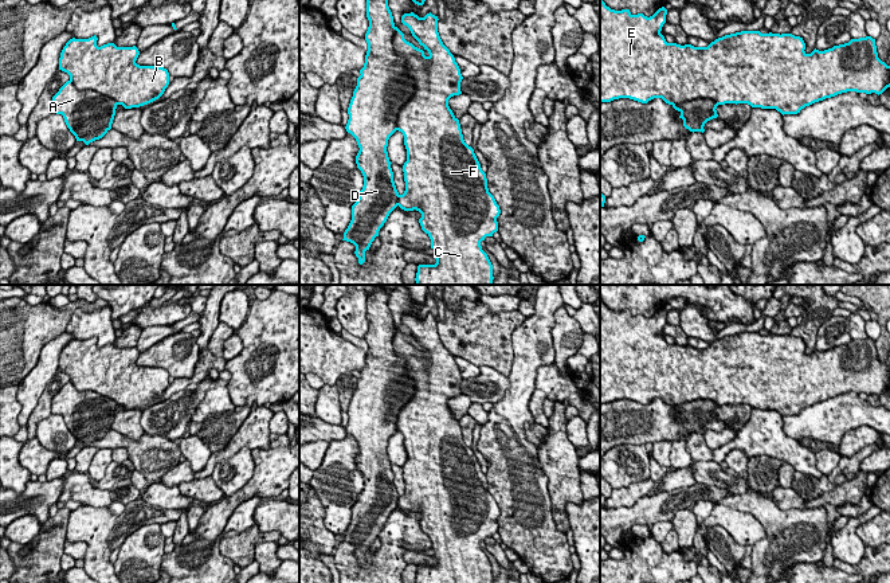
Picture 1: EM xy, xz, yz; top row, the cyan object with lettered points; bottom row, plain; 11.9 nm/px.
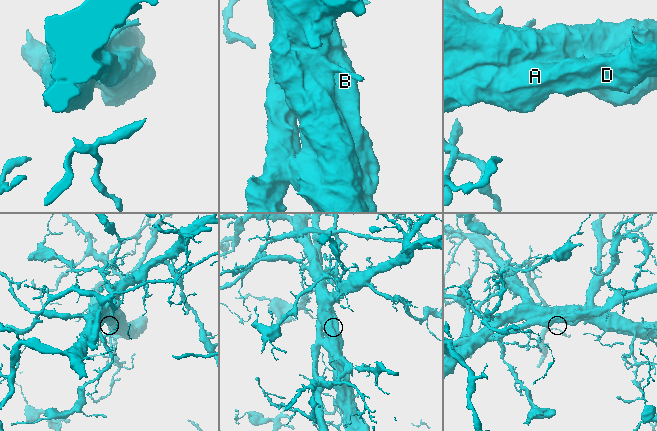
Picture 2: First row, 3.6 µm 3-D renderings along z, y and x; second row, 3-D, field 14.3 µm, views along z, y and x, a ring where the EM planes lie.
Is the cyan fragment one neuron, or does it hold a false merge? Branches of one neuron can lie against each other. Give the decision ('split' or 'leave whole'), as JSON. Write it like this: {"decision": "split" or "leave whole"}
{"decision": "split"}

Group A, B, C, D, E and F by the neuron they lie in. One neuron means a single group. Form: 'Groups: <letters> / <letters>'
Groups: A D / B C E F

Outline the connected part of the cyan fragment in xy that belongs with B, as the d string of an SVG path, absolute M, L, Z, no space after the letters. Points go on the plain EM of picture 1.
M95 336L72 339L60 353L59 371L70 376L78 391L94 391L125 410L148 406L164 395L169 386L166 369L137 365L136 347L107 344L98 348L97 341Z

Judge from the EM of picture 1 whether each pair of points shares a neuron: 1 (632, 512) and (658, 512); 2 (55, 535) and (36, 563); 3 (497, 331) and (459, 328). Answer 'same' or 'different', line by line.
1: same
2: same
3: same

